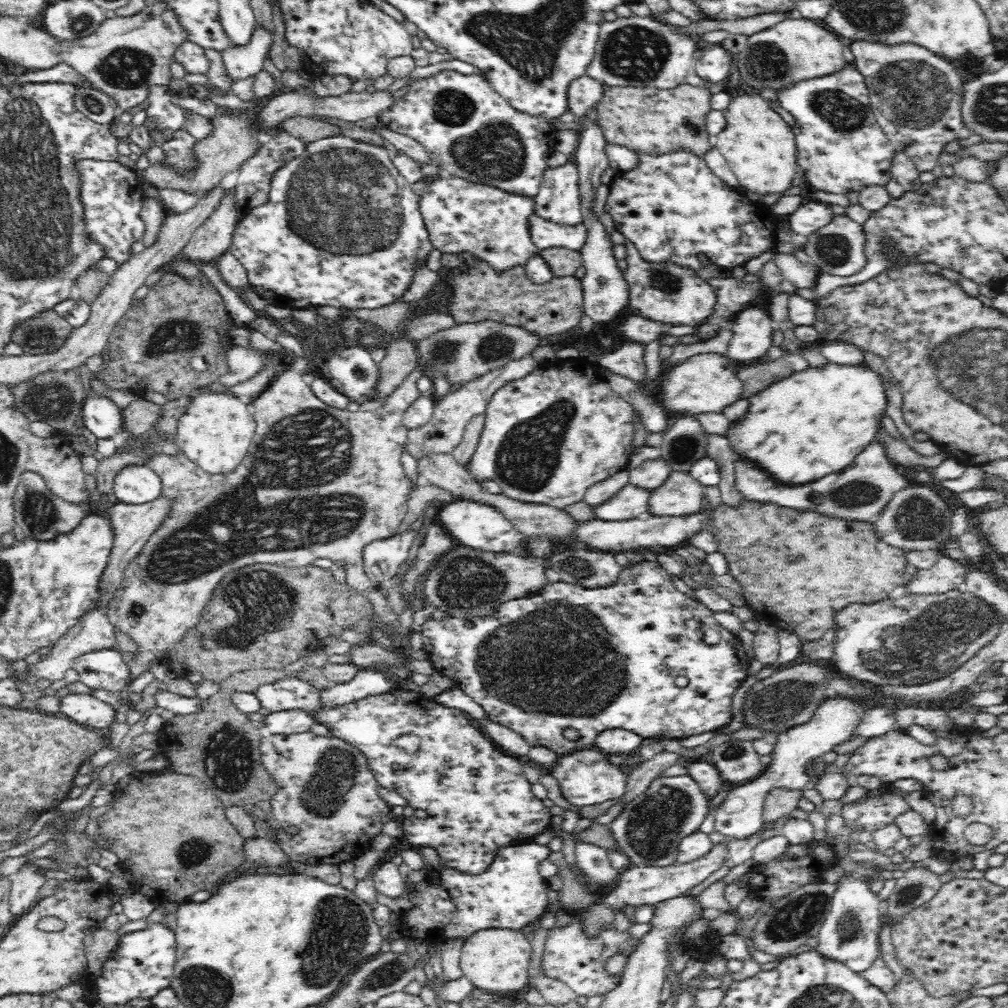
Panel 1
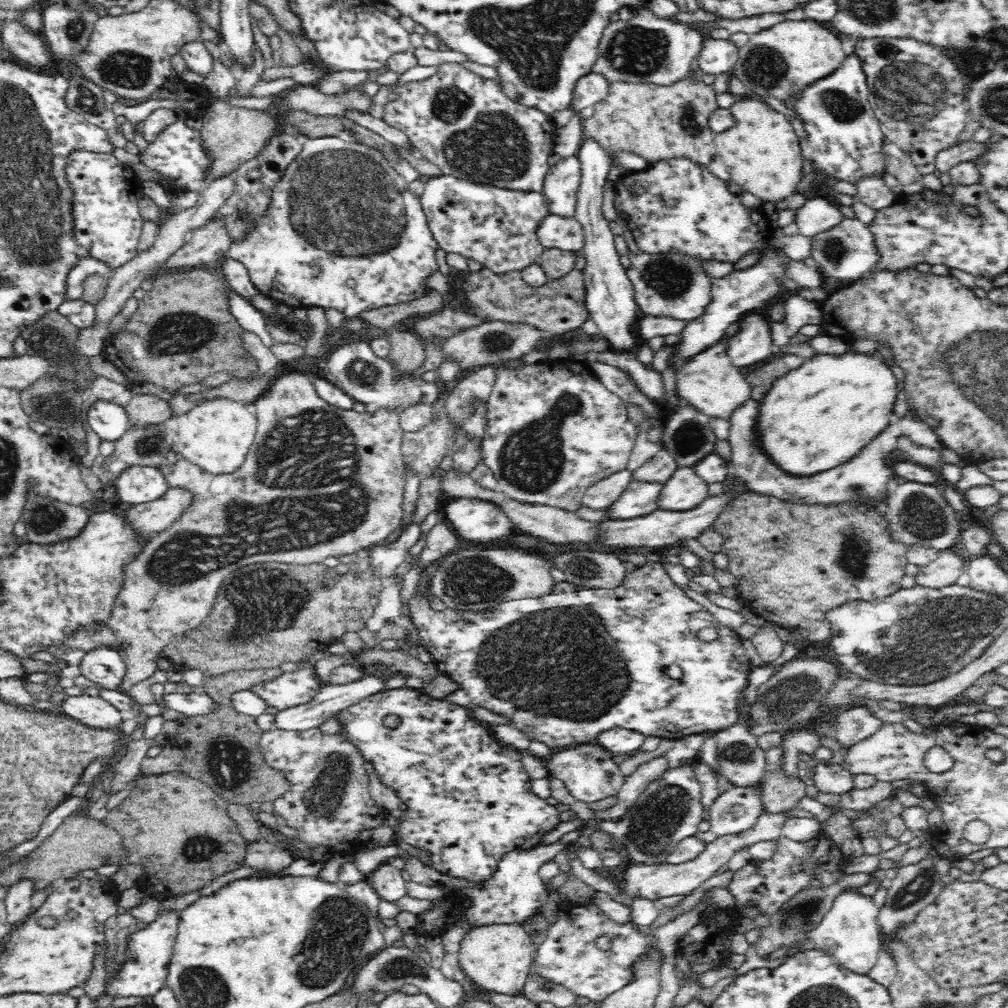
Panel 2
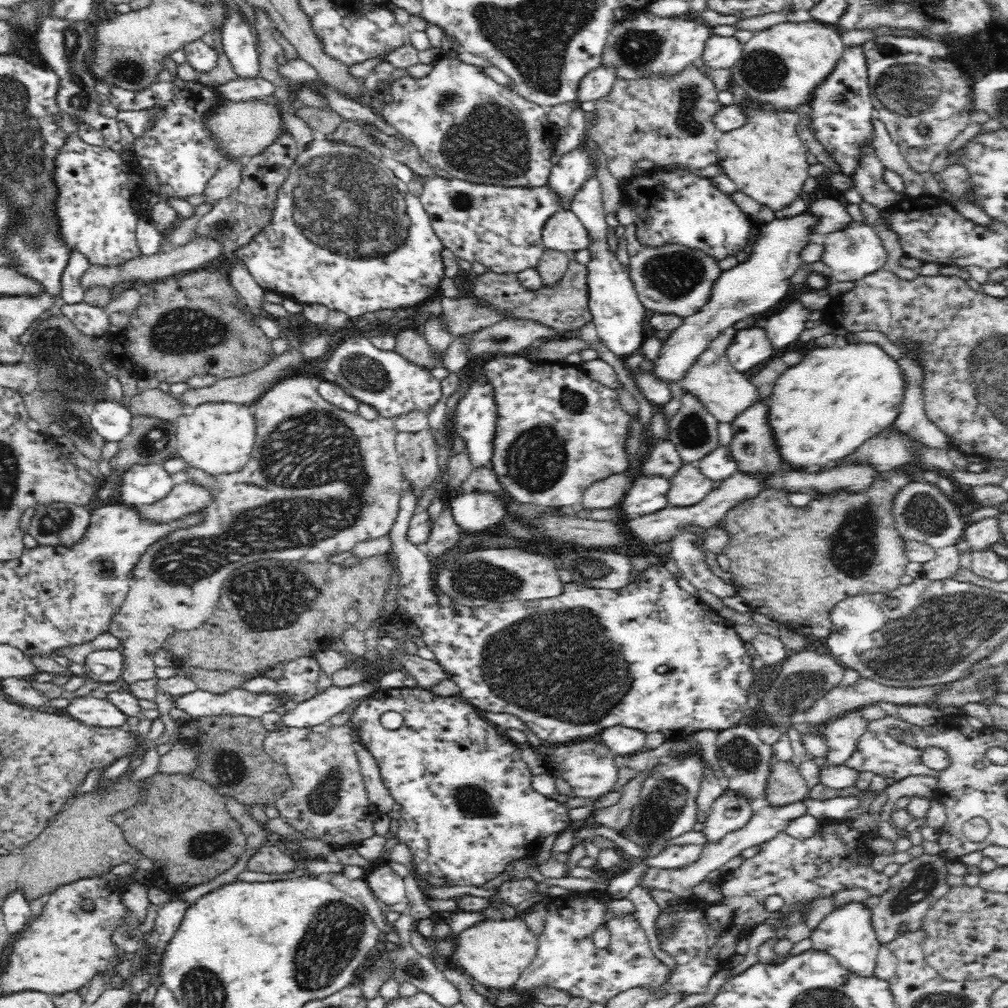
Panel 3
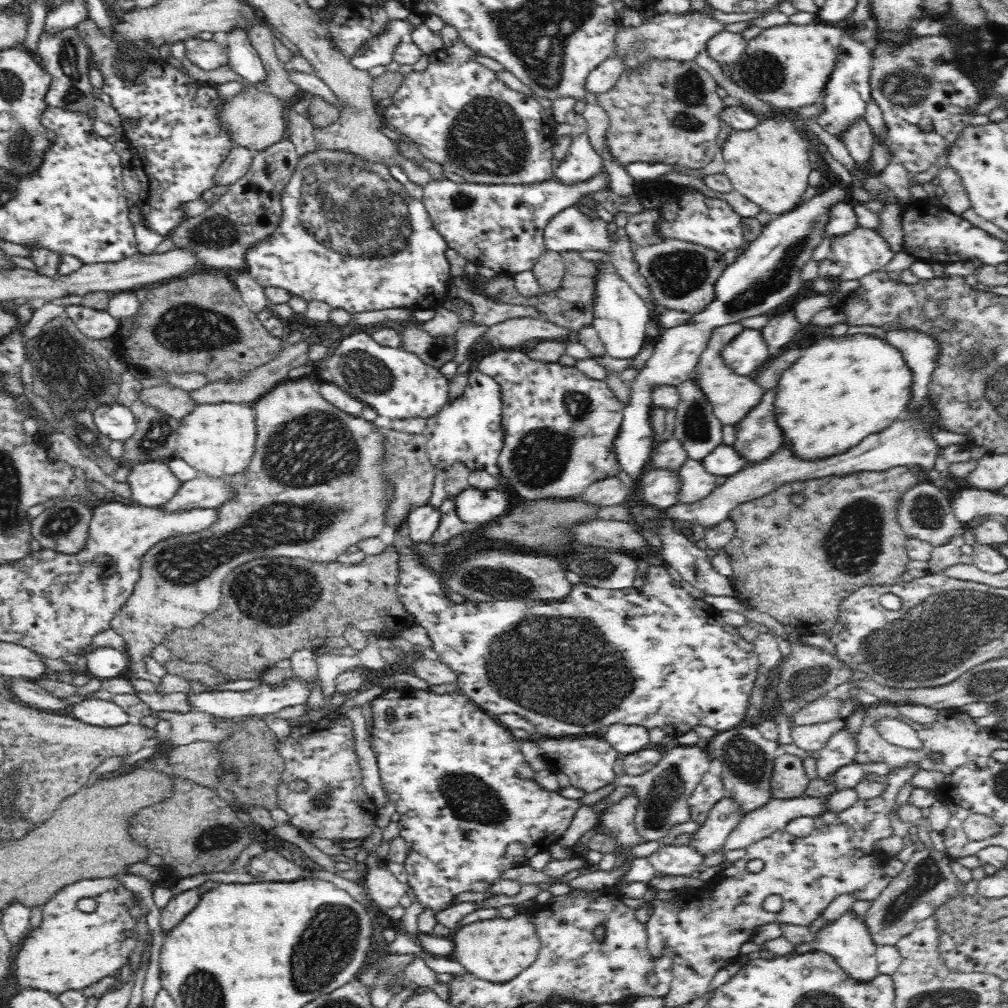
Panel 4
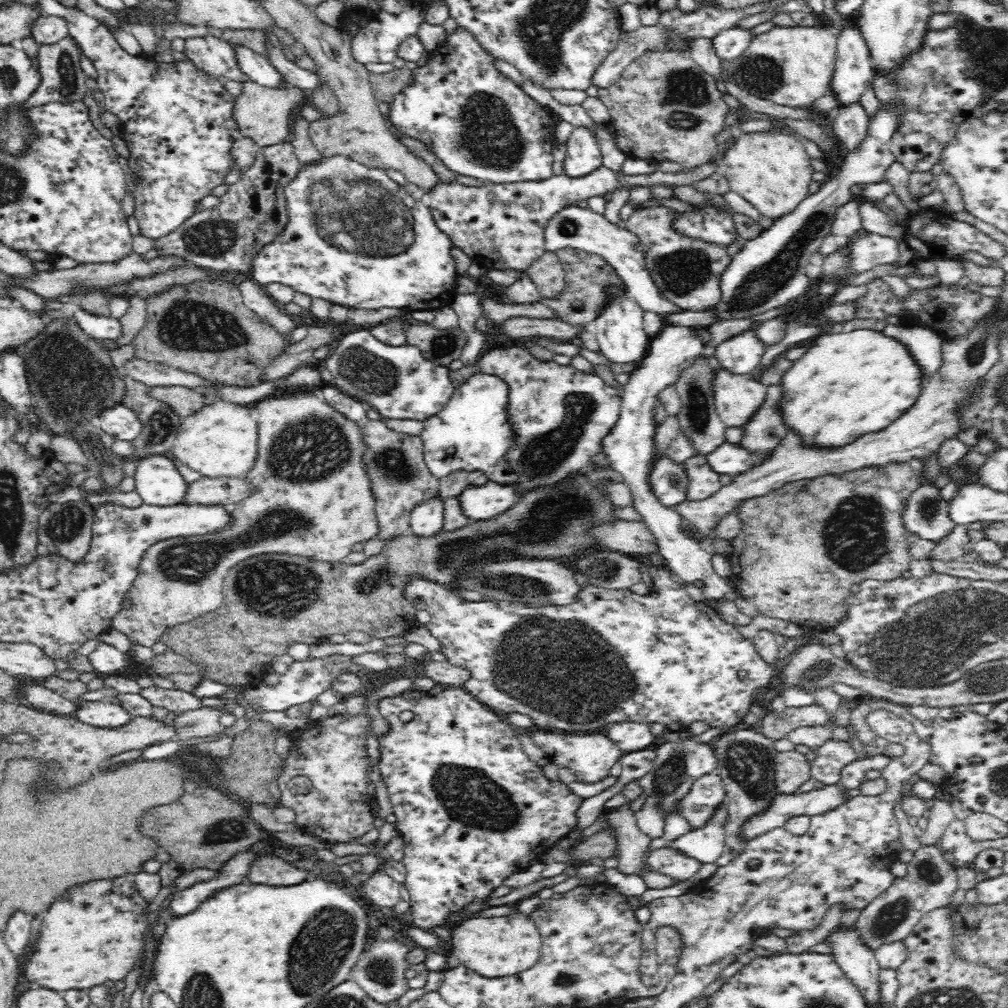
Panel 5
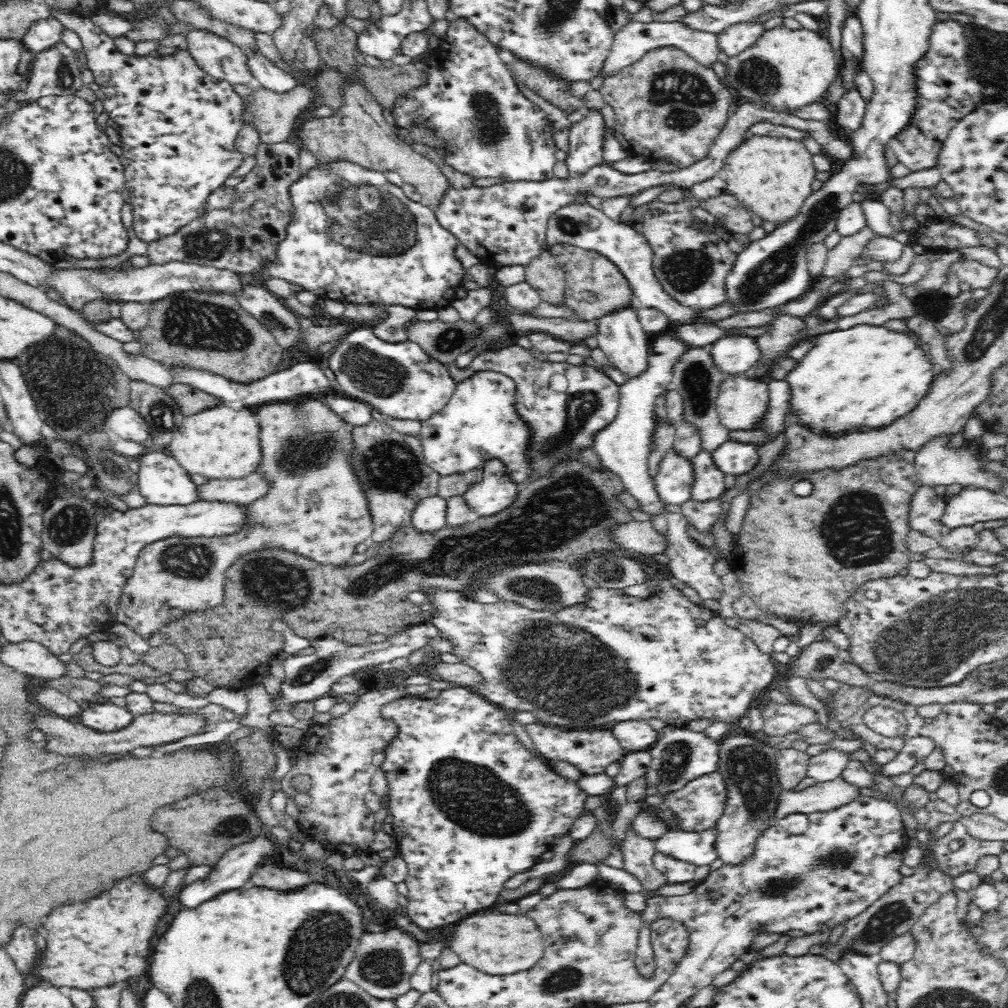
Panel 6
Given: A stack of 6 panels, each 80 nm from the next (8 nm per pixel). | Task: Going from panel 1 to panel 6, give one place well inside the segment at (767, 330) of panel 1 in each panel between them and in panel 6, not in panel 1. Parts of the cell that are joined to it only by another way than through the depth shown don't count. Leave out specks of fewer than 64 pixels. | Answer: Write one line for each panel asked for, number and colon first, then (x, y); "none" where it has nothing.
2: (752, 343)
3: (750, 347)
4: (743, 354)
5: (741, 354)
6: (731, 355)

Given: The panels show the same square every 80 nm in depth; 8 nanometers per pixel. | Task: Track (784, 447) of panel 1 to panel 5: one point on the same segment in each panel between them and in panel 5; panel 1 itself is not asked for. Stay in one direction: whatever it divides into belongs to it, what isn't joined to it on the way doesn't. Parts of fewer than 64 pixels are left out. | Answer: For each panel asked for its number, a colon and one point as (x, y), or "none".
2: (814, 418)
3: (836, 397)
4: (842, 389)
5: (848, 384)

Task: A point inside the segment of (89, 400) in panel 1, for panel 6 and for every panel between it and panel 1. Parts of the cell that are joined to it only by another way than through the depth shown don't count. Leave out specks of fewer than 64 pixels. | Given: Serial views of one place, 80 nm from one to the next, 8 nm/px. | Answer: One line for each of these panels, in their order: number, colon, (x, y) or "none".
2: (110, 422)
3: (111, 420)
4: (116, 421)
5: (121, 422)
6: (127, 423)

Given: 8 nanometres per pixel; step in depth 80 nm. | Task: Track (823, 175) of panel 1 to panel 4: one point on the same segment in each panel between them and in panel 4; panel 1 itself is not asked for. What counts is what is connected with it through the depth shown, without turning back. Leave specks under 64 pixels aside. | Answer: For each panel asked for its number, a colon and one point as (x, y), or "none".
2: (843, 139)
3: (840, 115)
4: (849, 88)

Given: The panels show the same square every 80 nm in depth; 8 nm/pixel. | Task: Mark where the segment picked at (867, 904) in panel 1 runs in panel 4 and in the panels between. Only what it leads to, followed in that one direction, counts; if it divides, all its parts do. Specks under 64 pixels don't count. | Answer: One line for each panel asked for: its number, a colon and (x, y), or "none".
2: (849, 932)
3: (847, 935)
4: (847, 940)

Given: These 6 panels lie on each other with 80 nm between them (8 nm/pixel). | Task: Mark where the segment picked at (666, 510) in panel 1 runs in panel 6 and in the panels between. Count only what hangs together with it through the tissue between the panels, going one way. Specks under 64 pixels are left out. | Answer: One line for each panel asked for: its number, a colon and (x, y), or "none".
2: (685, 489)
3: (689, 486)
4: (697, 483)
5: (704, 482)
6: (710, 481)

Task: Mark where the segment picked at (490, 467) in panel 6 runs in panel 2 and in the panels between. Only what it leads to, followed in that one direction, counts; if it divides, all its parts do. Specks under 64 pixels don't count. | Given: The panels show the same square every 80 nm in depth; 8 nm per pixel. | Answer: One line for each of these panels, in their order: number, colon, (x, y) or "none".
2: (473, 518)
3: (475, 511)
4: (474, 505)
5: (480, 502)

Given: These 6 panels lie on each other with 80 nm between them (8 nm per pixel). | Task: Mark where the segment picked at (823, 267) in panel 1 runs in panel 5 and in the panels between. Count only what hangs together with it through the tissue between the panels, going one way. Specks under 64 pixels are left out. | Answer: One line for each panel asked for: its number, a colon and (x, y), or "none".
2: (848, 251)
3: (852, 254)
4: (862, 252)
5: (868, 250)

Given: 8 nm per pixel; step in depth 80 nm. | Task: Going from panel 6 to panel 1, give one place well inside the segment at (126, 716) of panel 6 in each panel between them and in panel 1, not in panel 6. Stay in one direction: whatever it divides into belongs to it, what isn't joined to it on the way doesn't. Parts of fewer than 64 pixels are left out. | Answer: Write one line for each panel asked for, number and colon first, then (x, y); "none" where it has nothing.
1: (85, 709)
2: (93, 711)
3: (98, 712)
4: (99, 711)
5: (100, 714)

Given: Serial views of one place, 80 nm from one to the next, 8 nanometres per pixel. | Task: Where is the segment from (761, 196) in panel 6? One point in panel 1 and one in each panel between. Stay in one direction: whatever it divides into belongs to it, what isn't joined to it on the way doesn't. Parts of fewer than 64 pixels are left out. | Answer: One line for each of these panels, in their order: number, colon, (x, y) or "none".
1: (760, 147)
2: (762, 152)
3: (765, 158)
4: (768, 165)
5: (772, 171)

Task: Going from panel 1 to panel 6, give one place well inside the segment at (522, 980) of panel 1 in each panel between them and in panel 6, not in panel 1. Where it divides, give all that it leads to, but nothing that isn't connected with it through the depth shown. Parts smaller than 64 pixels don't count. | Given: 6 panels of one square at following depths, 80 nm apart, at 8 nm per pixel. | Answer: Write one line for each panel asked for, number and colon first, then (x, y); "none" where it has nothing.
2: (496, 957)
3: (494, 952)
4: (496, 950)
5: (497, 946)
6: (498, 944)

